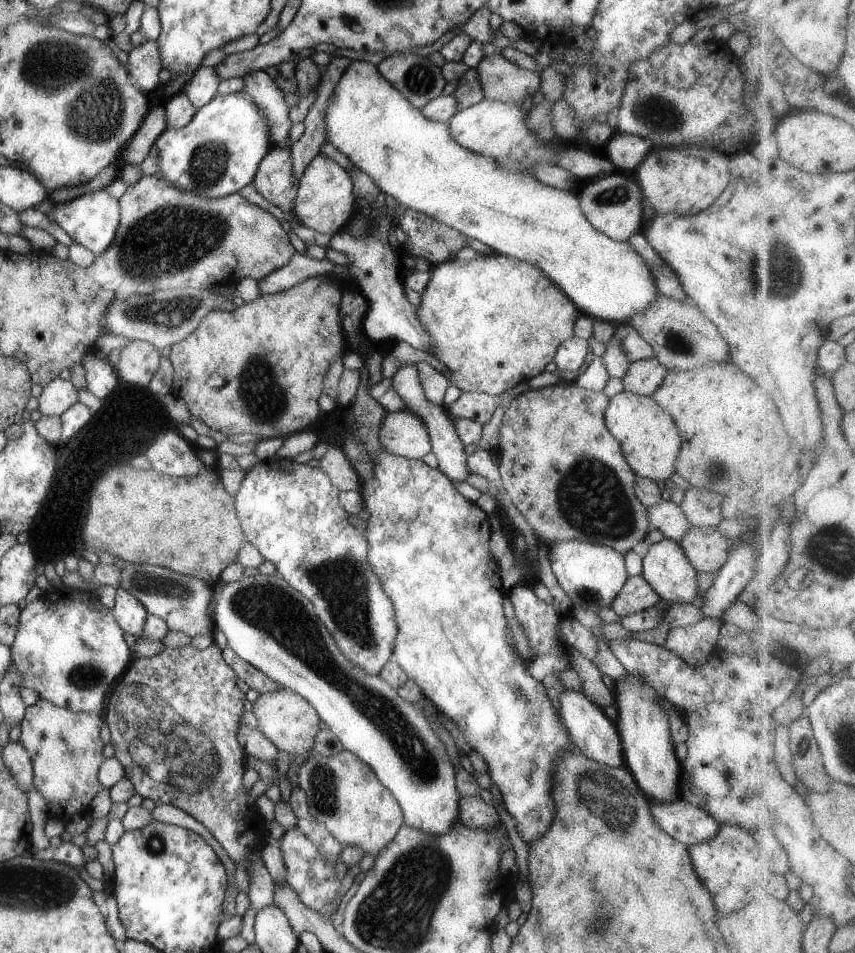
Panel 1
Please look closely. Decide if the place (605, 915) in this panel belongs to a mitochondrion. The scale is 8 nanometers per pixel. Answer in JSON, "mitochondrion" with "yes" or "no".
{"mitochondrion":"yes"}

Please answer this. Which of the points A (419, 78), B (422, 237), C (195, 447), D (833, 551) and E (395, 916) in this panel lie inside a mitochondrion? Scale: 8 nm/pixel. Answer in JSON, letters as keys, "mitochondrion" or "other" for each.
{"A":"mitochondrion","B":"mitochondrion","C":"other","D":"mitochondrion","E":"mitochondrion"}

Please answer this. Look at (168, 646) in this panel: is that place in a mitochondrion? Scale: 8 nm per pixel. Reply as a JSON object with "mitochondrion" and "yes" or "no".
{"mitochondrion":"no"}

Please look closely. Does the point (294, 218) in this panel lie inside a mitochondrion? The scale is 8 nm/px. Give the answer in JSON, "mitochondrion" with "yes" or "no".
{"mitochondrion":"no"}

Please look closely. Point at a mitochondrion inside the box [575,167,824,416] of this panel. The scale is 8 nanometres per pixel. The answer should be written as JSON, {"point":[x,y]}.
{"point":[782,260]}

